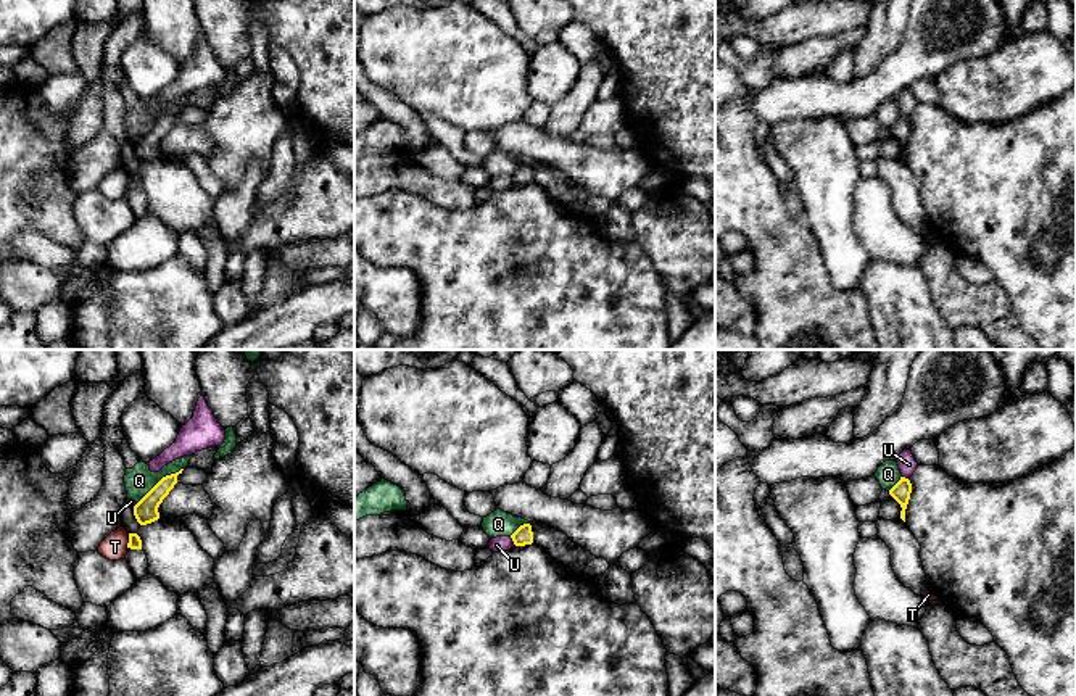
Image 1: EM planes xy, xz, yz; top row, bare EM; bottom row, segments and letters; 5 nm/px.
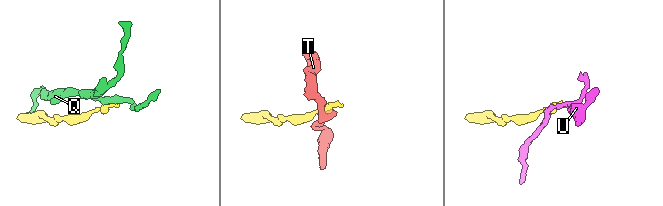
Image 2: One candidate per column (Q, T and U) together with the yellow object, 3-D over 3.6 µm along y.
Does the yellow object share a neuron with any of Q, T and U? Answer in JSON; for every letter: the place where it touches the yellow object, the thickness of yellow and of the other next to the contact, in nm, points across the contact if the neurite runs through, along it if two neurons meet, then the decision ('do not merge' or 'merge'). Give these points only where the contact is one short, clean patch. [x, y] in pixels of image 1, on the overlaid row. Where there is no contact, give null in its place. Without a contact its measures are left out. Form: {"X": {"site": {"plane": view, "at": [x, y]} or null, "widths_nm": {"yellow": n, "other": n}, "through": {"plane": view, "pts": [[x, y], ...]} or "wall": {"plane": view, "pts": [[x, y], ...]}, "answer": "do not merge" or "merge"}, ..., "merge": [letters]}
{"Q": {"site": {"plane": "xy", "at": [160, 480]}, "widths_nm": {"yellow": 120, "other": 150}, "wall": {"plane": "xy", "pts": [[182, 468], [166, 474], [137, 503]]}, "answer": "do not merge"}, "T": {"site": {"plane": "xy", "at": [129, 540]}, "widths_nm": {"yellow": 60, "other": 130}, "wall": {"plane": "xy", "pts": [[129, 534], [126, 546]]}, "answer": "do not merge"}, "U": {"site": {"plane": "xz", "at": [513, 540]}, "widths_nm": {"yellow": 90, "other": 80}, "answer": "do not merge"}, "merge": []}

